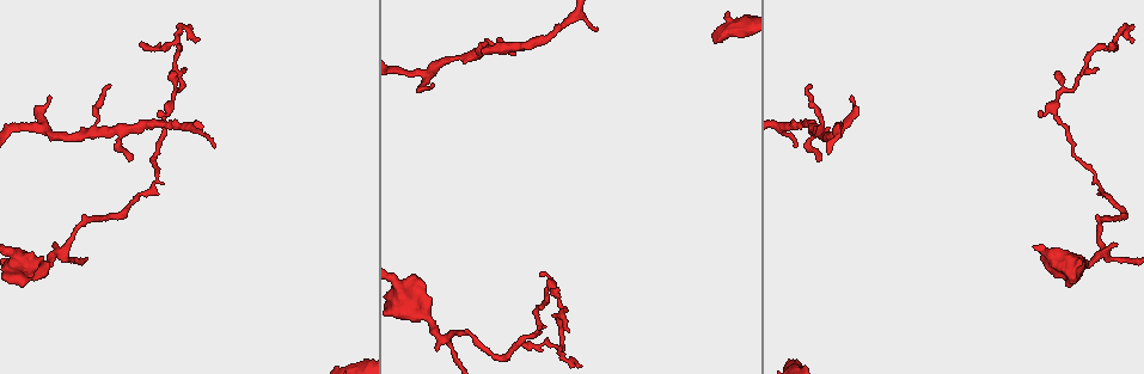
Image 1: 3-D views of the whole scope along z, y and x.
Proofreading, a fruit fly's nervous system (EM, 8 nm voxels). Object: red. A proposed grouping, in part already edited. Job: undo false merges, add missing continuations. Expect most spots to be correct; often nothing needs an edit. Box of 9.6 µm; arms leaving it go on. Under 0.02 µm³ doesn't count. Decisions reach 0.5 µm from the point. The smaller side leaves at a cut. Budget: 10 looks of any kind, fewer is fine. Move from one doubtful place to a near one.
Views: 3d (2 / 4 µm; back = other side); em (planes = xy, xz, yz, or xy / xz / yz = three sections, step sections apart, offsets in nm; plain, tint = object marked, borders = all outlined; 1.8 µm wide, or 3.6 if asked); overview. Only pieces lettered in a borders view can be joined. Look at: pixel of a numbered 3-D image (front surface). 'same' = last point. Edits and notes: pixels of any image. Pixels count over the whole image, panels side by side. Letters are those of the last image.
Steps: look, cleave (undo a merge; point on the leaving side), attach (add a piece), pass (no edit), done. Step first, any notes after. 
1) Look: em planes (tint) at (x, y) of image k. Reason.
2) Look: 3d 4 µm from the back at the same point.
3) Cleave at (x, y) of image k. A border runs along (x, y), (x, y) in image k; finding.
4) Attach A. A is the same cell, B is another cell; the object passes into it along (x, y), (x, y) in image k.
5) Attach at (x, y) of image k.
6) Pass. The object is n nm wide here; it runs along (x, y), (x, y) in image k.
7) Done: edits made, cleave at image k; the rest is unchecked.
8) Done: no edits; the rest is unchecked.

Look: em planes (borders) at (512, 54) of image 1.

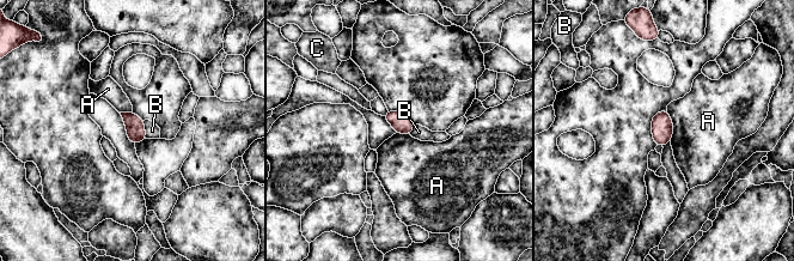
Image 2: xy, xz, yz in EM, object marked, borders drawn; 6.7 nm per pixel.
Pass. A, B and C are other cells; a border runs along (666, 111), (672, 123), (671, 141) in image 2; none of them fits.

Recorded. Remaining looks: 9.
Look: em 3.6 µm planes (borders) at (32, 251) of image 1. Stops while still wide.

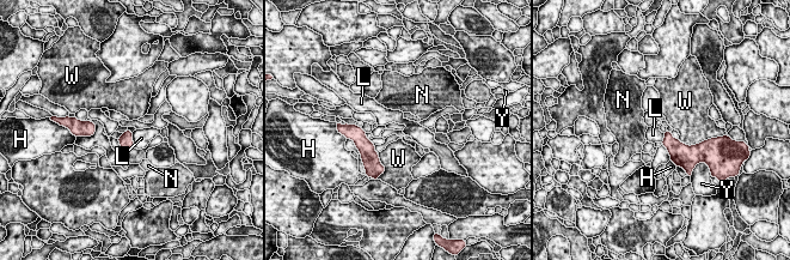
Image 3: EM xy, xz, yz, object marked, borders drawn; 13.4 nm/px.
Pass. H, L, N, W and Y are other cells; none of them fits.

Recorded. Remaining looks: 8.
Look: 3d 2 µm from the back at (596, 28) of image 1.

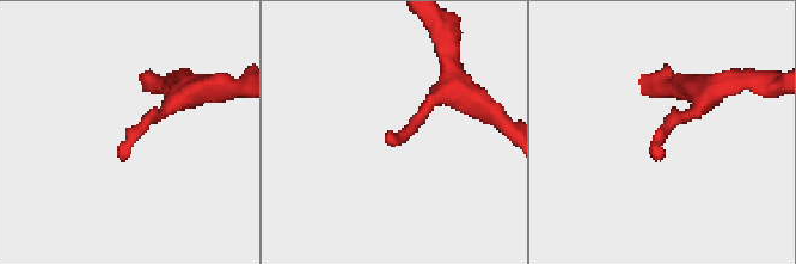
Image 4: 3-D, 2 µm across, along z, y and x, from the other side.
Look: em yz step 4 (borders) at (663, 154) of image 4. Now the EM.

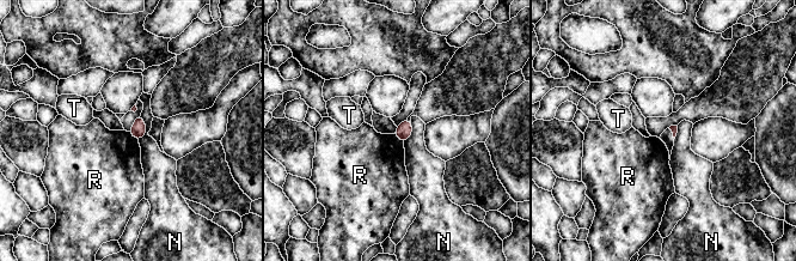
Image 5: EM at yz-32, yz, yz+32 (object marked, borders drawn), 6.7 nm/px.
Look: em xy step 4 (borders) at the same point. Another direction.

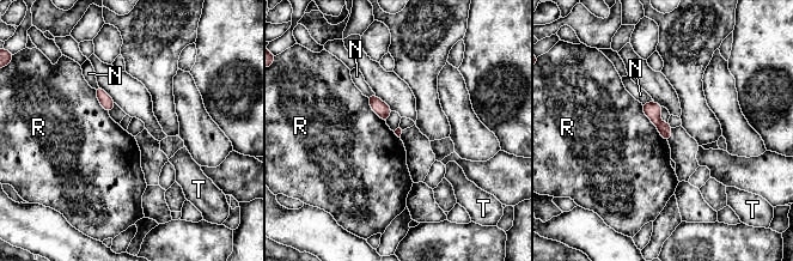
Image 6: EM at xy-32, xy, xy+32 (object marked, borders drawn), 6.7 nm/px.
Pass. N, R and T are other cells; a border runs along (640, 103), (644, 114), (668, 143) in image 6; none of them fits.

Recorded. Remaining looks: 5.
Look: em yz step 8 (tint) at (851, 97) of image 1. Free end.

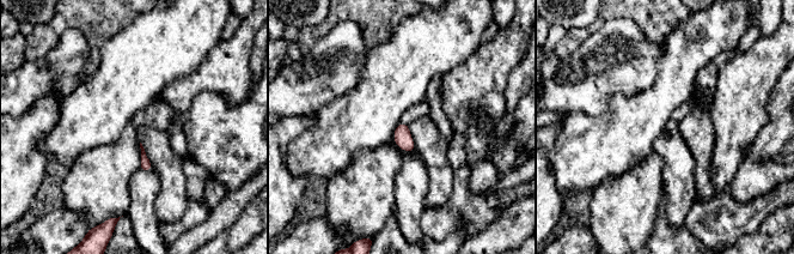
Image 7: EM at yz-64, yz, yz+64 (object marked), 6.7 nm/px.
Look: em xy step 16 (borders) at the same point.

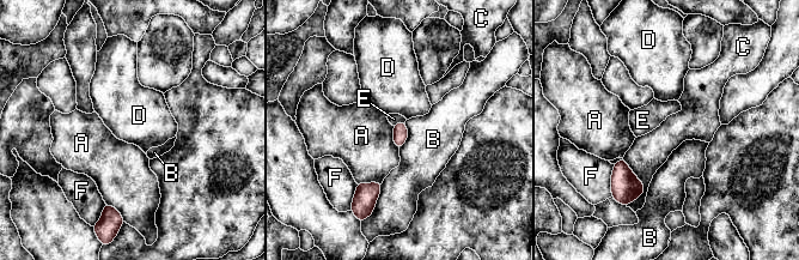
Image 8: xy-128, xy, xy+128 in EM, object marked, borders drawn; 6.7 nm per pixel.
Pass. The object is 100 nm wide here; A, B, C, D, E and F are other cells; a border runs along (622, 158), (644, 186), (632, 201) in image 8; no lettered piece goes on from it.

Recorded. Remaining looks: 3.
Done: no edits; the rest is unchecked.

